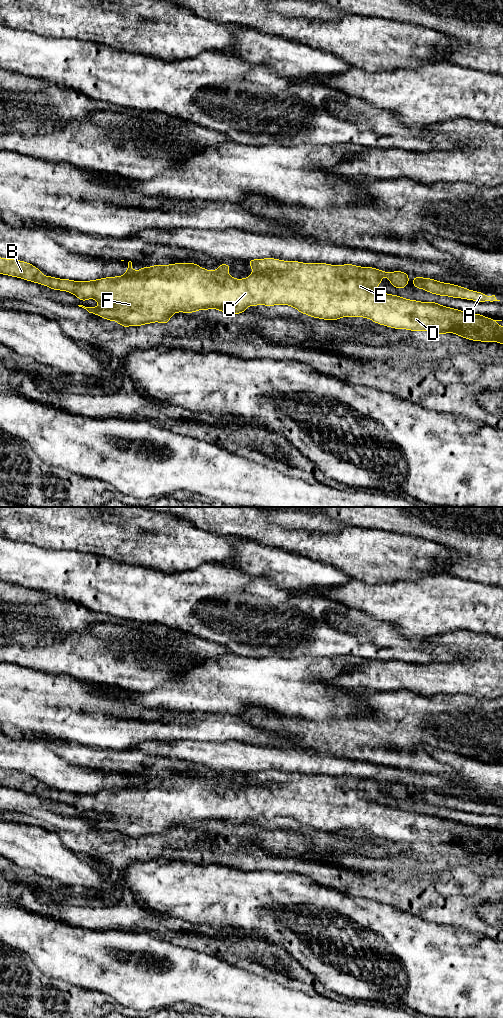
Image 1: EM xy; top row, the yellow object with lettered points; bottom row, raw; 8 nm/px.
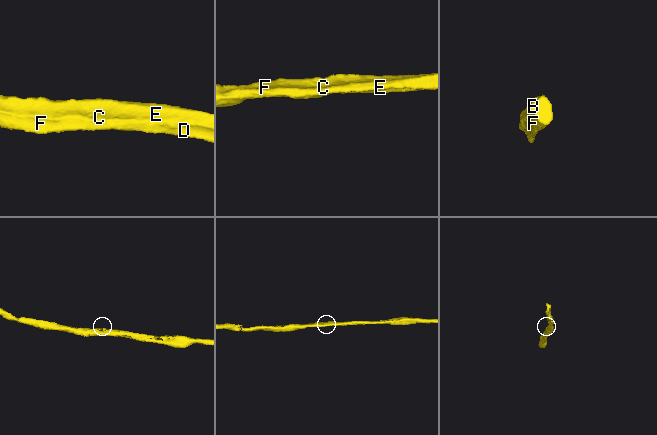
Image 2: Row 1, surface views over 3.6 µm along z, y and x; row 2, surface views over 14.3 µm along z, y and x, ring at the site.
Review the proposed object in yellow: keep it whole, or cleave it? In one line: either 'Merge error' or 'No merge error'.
No merge error

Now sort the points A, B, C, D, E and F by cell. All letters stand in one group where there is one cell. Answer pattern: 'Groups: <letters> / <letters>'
Groups: A B C D E F

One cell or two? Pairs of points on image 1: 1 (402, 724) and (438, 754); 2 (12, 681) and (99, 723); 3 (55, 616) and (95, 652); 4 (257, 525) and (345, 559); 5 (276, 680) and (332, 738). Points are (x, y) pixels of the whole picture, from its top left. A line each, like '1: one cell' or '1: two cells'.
1: two cells
2: one cell
3: two cells
4: one cell
5: two cells

